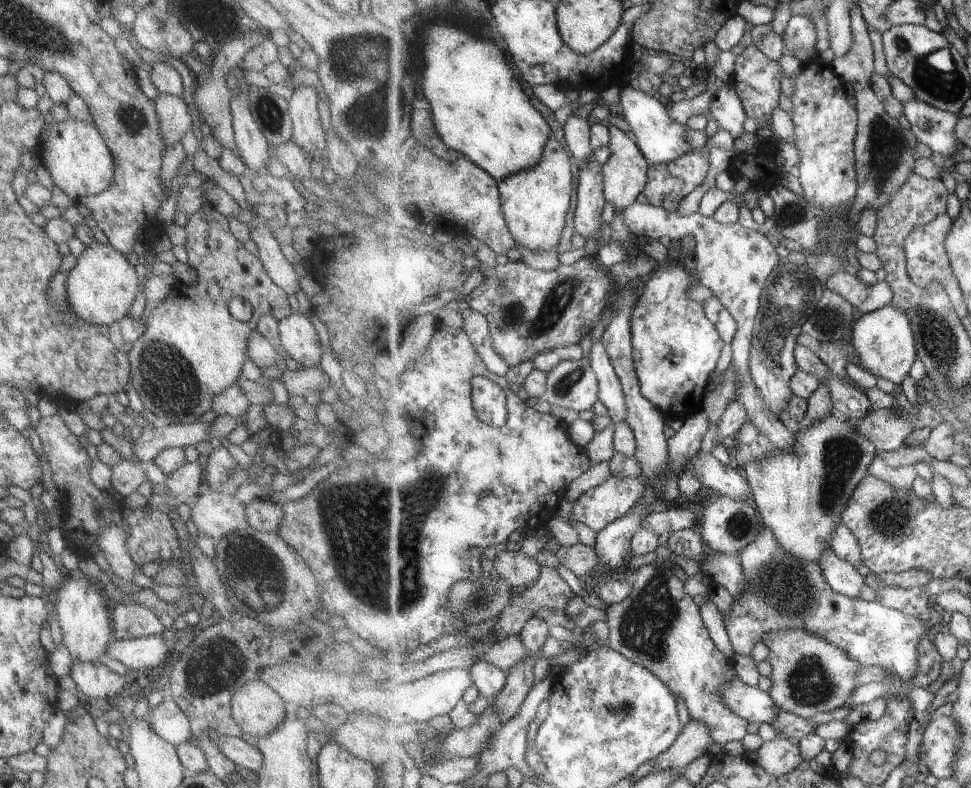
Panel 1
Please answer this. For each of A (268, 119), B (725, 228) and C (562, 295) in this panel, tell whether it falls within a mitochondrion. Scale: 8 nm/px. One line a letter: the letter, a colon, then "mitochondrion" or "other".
A: mitochondrion
B: other
C: mitochondrion

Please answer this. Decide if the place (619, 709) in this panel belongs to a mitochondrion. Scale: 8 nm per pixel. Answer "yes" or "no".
yes

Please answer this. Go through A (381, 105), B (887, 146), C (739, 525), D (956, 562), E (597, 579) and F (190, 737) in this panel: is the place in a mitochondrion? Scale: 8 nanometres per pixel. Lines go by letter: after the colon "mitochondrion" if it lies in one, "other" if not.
A: mitochondrion
B: mitochondrion
C: mitochondrion
D: other
E: other
F: other

